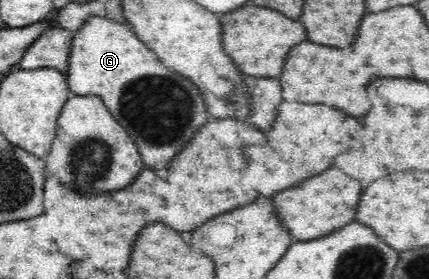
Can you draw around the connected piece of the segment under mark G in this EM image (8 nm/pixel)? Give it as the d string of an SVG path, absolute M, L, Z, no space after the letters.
M88 17L74 32L68 74L68 89L75 95L99 97L118 120L118 124L134 138L146 166L150 169L166 169L170 160L182 150L182 146L197 134L209 119L207 107L200 90L182 74L167 68L153 50L144 46L126 23L114 22L104 17Z

